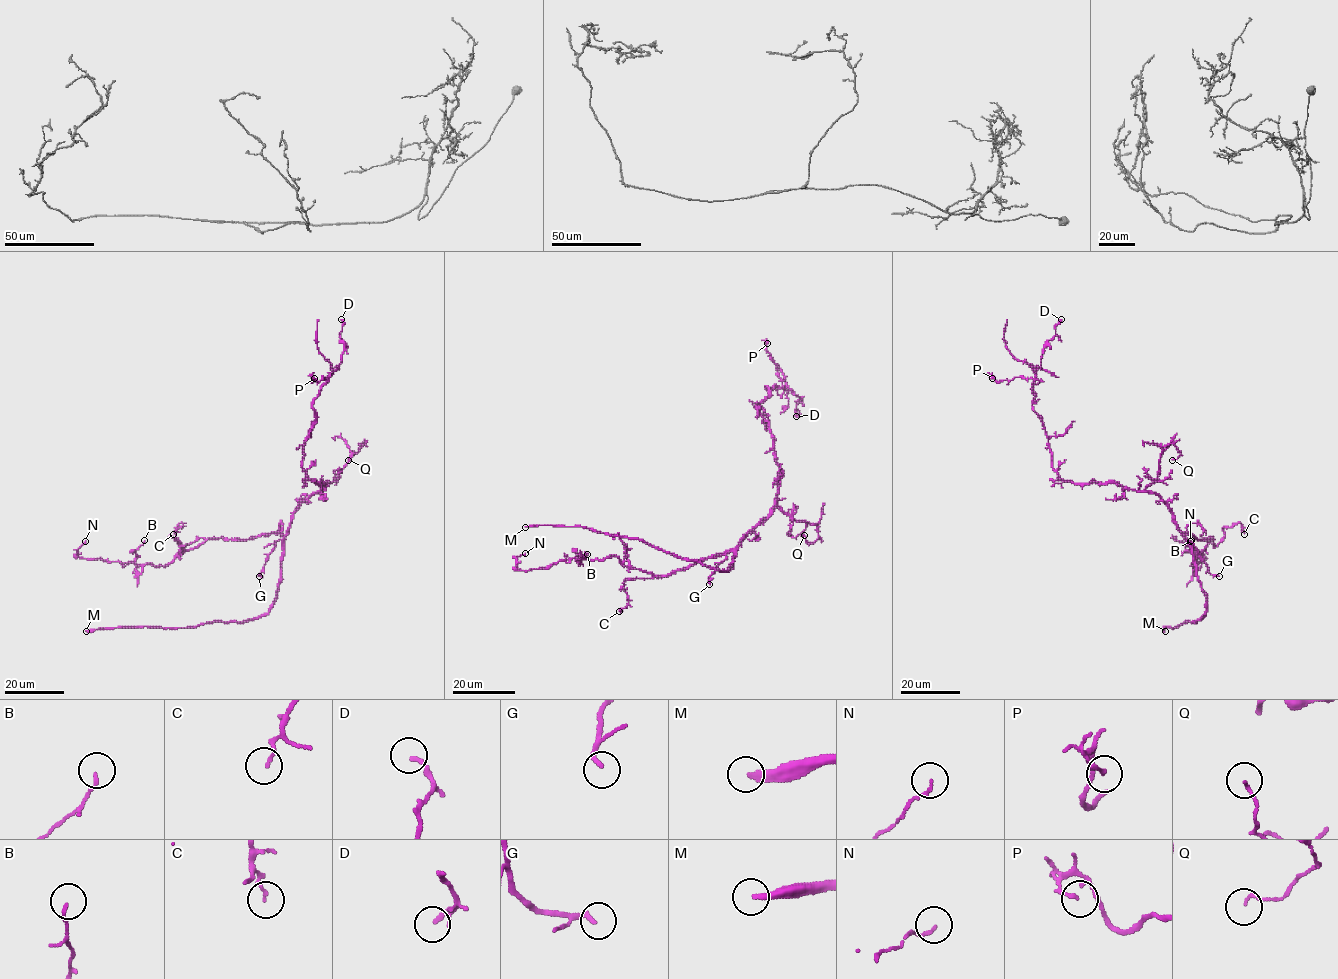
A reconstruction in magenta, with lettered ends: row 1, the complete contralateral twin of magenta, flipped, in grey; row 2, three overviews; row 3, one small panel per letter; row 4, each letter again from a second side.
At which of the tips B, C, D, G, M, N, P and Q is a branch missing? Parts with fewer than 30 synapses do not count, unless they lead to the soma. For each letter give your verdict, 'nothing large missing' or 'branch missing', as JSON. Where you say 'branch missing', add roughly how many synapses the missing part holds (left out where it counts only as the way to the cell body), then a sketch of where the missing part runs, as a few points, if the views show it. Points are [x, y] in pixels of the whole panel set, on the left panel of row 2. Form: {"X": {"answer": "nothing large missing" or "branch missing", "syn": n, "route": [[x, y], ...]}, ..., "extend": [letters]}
{"B": {"answer": "nothing large missing"}, "C": {"answer": "nothing large missing"}, "D": {"answer": "nothing large missing"}, "G": {"answer": "nothing large missing"}, "M": {"answer": "branch missing", "syn": 500}, "N": {"answer": "nothing large missing"}, "P": {"answer": "nothing large missing"}, "Q": {"answer": "nothing large missing"}, "extend": ["M"]}

